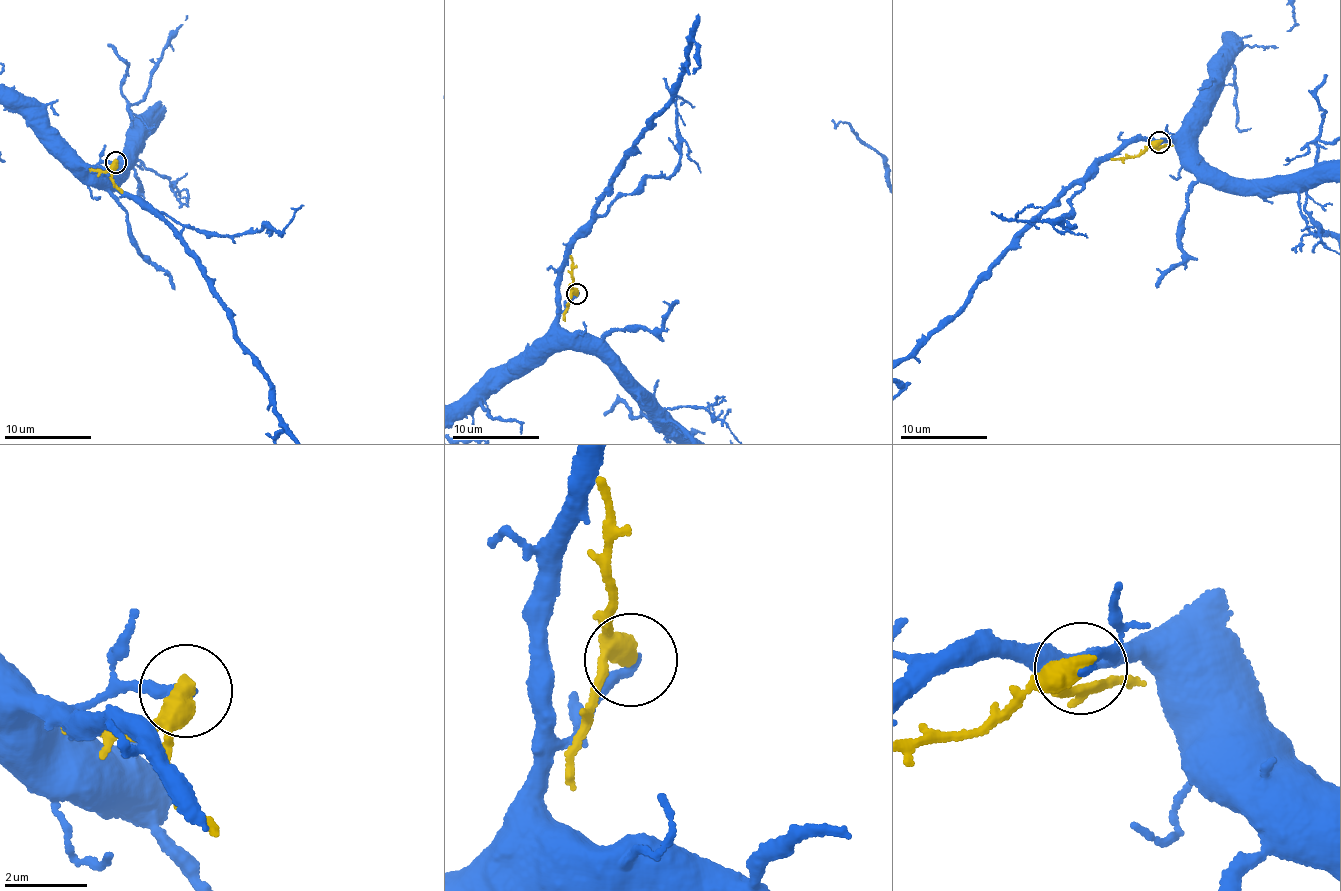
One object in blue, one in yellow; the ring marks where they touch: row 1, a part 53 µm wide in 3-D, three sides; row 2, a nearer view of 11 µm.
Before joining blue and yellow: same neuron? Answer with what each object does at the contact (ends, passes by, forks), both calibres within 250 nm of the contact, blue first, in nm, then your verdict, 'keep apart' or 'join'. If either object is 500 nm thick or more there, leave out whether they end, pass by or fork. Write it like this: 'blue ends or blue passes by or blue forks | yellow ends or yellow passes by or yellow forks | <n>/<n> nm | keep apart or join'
280/550 nm | keep apart

